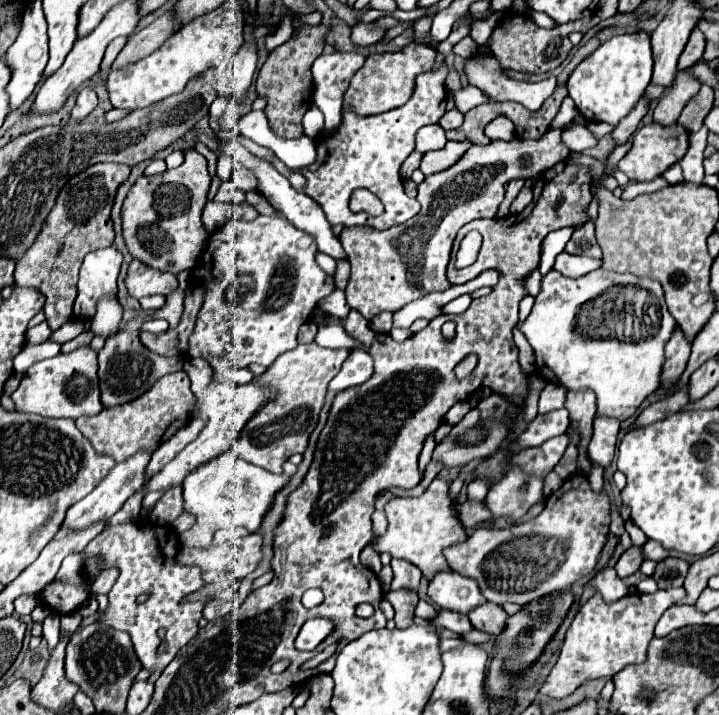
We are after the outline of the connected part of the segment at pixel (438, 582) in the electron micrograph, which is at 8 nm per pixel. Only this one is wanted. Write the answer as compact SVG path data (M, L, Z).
M454 571L436 575L436 579L430 581L428 595L440 609L456 611L462 615L468 615L472 609L486 603L484 595L480 595L478 585Z

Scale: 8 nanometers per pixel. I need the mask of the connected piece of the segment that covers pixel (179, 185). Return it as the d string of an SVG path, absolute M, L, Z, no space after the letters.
M192 147L184 151L184 163L180 167L150 177L140 175L120 211L122 235L130 255L158 271L174 275L184 269L194 269L208 243L208 233L200 221L208 201L208 187L210 175L206 171L206 159Z

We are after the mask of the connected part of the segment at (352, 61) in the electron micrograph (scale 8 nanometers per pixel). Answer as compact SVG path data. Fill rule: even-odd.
M334 53L318 57L311 67L314 75L314 105L324 113L324 133L334 133L342 121L342 95L352 75L364 65L366 53Z

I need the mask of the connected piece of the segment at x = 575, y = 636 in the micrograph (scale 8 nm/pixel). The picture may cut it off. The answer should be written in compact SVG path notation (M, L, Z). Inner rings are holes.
M658 589L652 595L628 595L614 603L604 603L602 597L596 593L592 595L574 617L572 625L566 631L566 639L560 651L556 665L552 667L550 675L544 679L540 693L548 697L566 697L578 685L594 677L612 677L620 669L630 663L644 663L648 643L654 637L654 627L662 613L686 597L686 589Z

